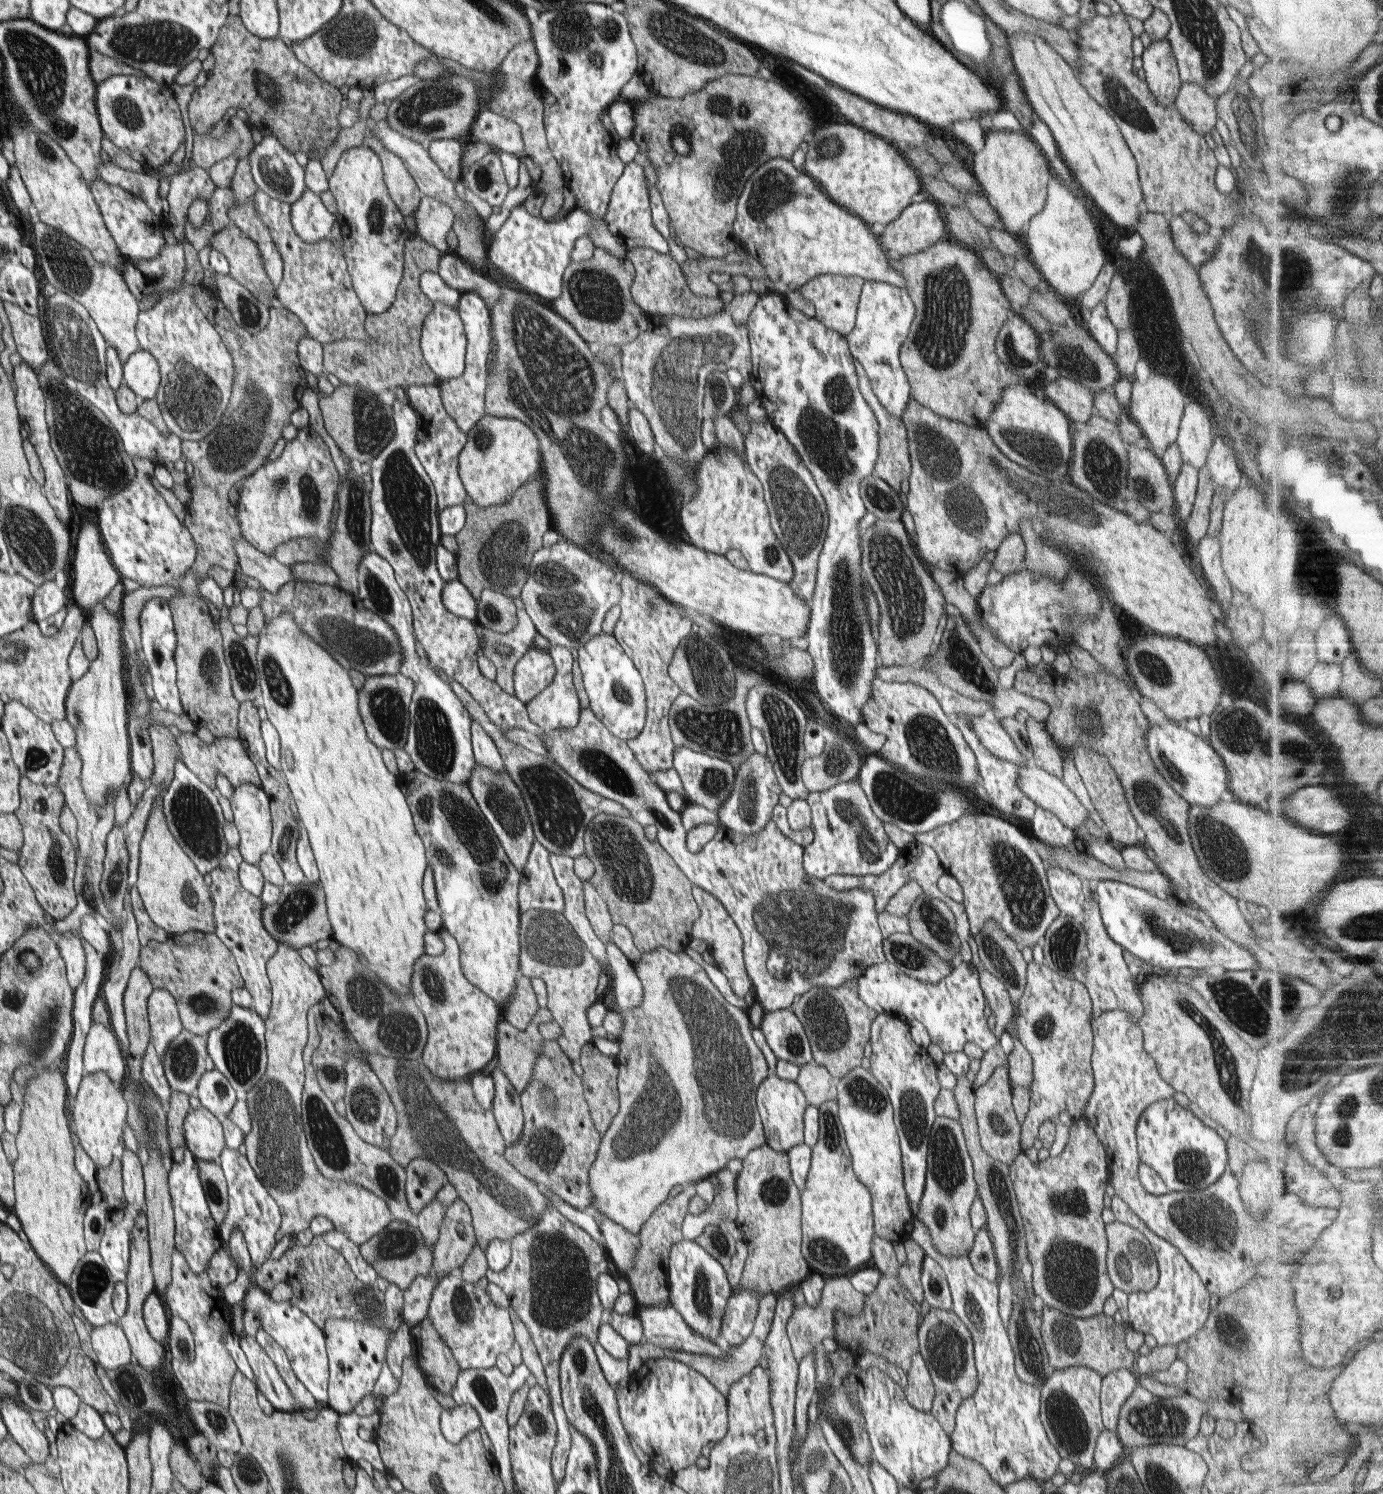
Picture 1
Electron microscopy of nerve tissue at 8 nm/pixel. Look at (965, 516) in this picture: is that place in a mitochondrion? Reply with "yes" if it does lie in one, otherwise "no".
yes

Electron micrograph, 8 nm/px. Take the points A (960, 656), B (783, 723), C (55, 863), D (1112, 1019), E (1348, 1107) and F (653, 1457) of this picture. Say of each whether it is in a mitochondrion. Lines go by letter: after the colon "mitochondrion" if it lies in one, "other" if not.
A: mitochondrion
B: mitochondrion
C: mitochondrion
D: other
E: mitochondrion
F: other

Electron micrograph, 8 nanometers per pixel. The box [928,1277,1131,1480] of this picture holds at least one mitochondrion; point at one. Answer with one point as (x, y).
(1065, 1416)

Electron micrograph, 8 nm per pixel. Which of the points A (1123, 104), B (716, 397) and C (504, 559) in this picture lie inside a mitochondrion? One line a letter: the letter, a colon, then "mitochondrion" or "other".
A: mitochondrion
B: mitochondrion
C: mitochondrion

